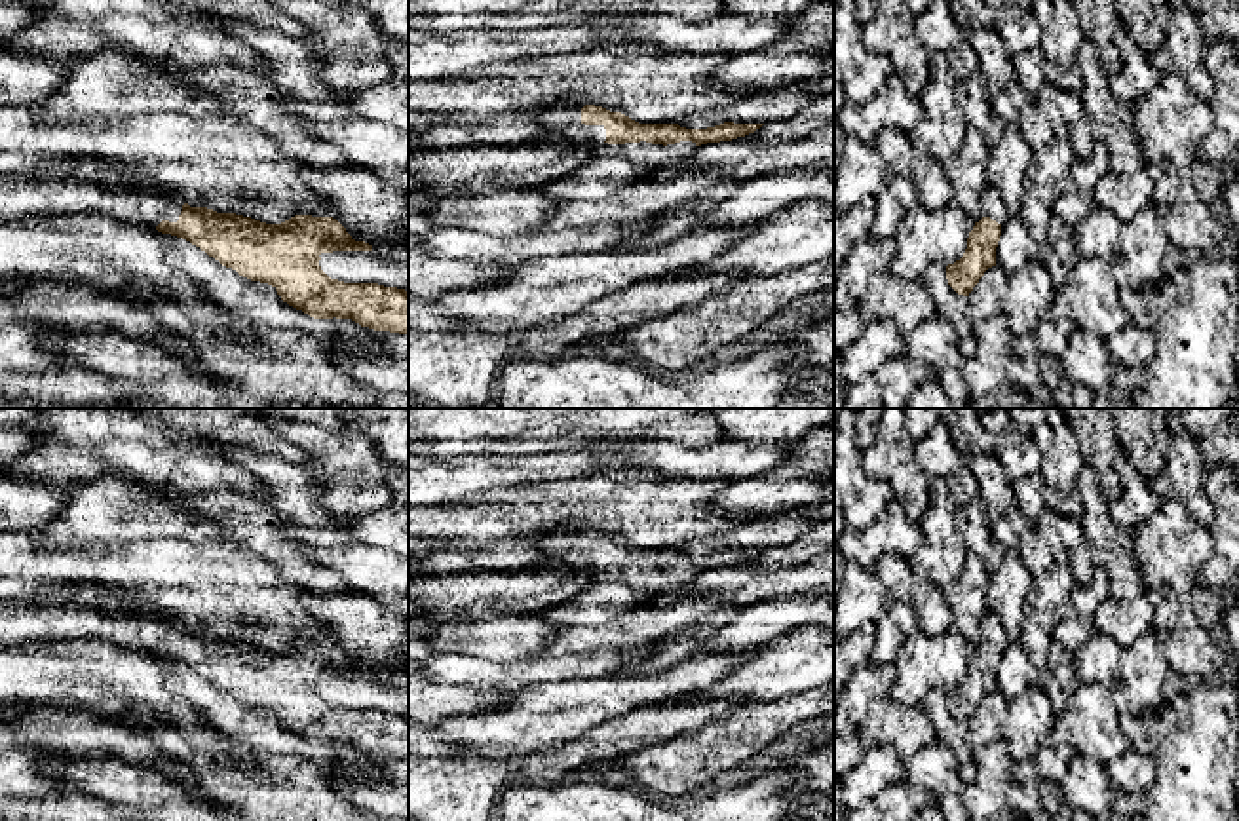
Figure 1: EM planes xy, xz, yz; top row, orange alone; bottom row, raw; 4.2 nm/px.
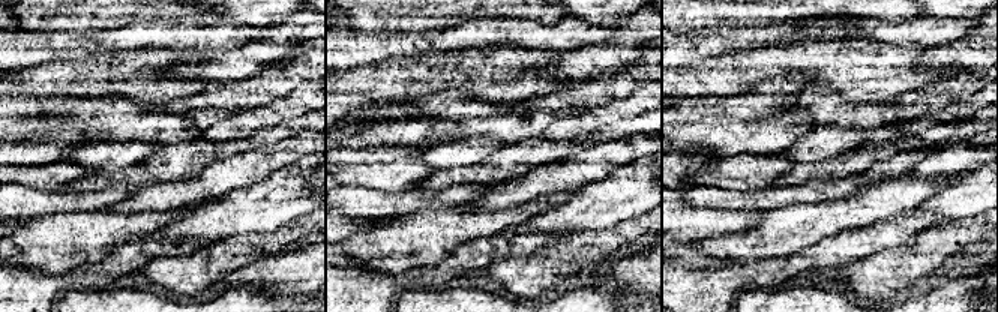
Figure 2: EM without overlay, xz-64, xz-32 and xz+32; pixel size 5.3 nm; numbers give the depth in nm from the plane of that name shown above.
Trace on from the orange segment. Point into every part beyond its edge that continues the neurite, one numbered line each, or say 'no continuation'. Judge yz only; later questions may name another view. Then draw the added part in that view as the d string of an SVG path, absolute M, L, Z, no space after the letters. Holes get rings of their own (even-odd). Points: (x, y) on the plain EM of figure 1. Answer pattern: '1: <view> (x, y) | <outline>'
1: yz (992, 631) | M986 612L982 616L981 629L982 629L982 640L990 642L998 650L1003 652L1011 644L1005 627L1001 625L998 616Z

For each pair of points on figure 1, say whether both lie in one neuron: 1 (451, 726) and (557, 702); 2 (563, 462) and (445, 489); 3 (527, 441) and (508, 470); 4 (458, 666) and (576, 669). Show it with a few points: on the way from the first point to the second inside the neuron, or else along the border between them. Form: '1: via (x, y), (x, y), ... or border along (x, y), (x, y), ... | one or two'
1: via (477, 726), (525, 726), (531, 723) | one
2: via (534, 468), (474, 474) | one
3: border along (563, 449), (533, 455), (483, 455) | two
4: via (487, 673), (548, 669) | one

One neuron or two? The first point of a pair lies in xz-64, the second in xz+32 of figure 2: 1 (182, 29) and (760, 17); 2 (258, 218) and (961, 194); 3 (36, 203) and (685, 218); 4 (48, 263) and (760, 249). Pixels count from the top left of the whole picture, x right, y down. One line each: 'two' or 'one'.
1: two
2: one
3: two
4: one

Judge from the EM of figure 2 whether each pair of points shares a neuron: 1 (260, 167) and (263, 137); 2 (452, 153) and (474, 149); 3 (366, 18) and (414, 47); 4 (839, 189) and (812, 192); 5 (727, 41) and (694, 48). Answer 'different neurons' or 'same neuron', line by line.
1: different neurons
2: same neuron
3: different neurons
4: same neuron
5: same neuron

